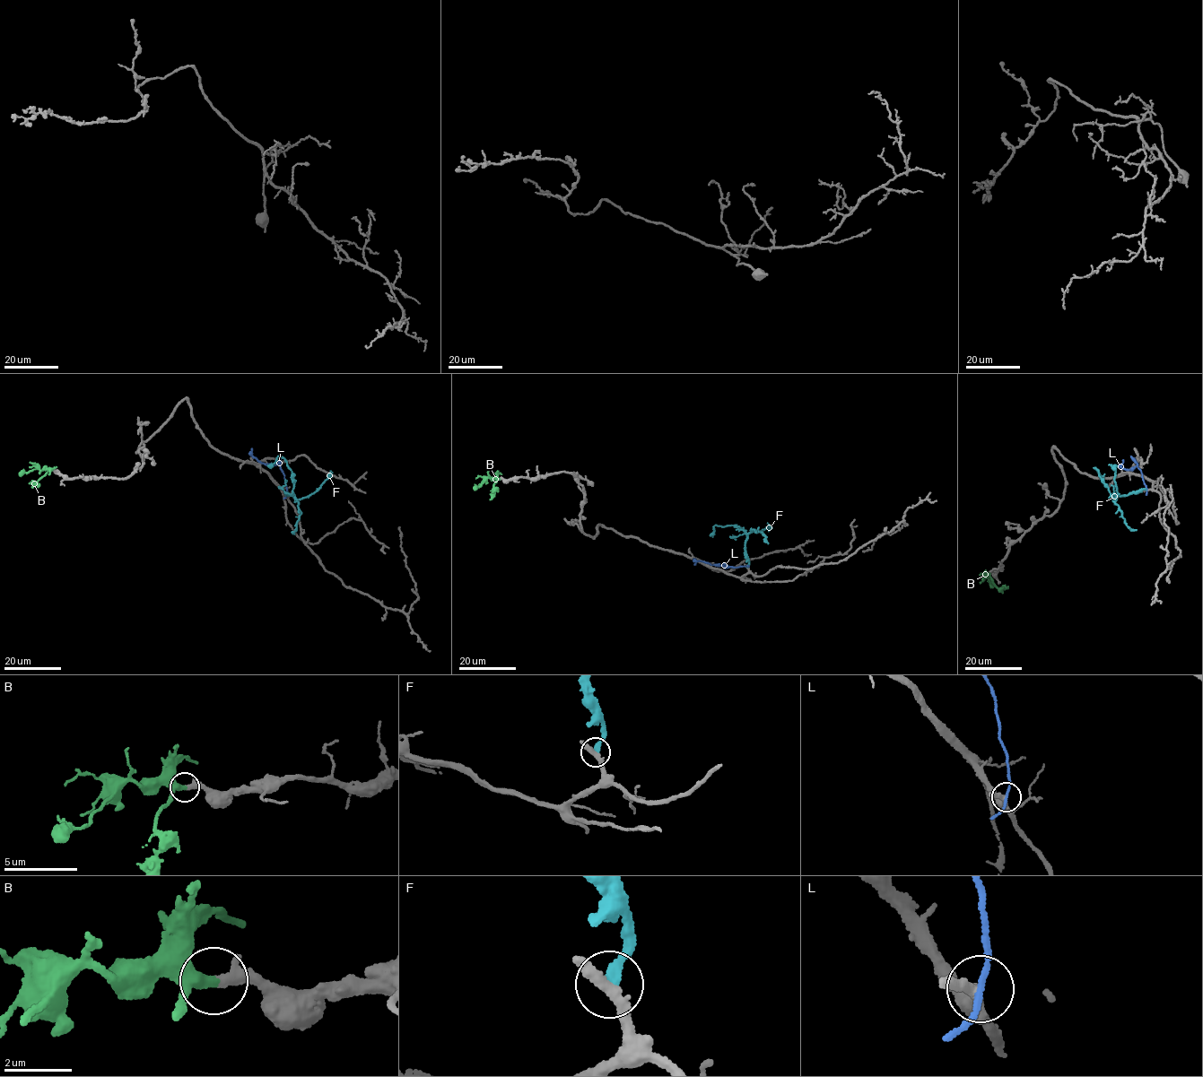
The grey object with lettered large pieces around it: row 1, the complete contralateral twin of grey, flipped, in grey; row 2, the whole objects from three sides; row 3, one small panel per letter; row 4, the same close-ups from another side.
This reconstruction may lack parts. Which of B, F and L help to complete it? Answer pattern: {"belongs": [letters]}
{"belongs": ["B"]}

